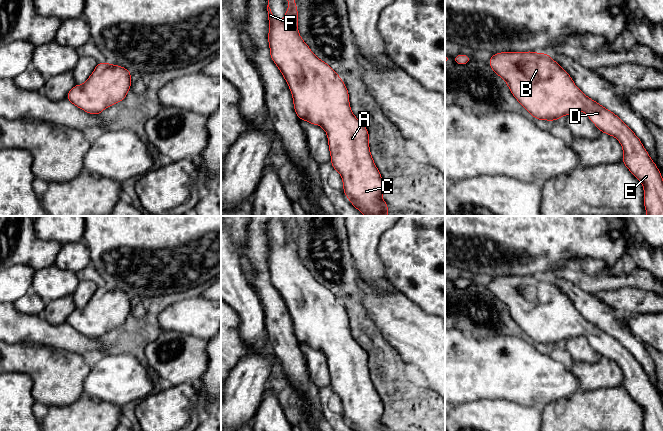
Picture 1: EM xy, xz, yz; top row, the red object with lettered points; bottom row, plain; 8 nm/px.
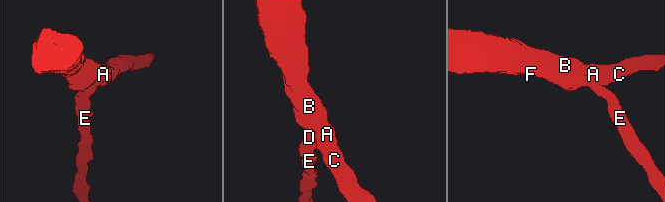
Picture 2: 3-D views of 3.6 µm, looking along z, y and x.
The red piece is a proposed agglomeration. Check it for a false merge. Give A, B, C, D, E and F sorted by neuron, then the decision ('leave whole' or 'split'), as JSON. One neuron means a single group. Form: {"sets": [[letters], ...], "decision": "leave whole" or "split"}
{"sets": [["A", "B", "C", "D", "E", "F"]], "decision": "leave whole"}

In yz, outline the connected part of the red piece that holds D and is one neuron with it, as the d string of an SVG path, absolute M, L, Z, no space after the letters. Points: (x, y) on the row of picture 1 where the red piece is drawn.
M527 51L501 52L489 59L491 69L502 77L513 96L536 119L556 121L561 116L583 111L600 132L614 136L623 147L622 162L642 183L647 216L663 216L663 179L641 140L610 110L588 98L573 82L571 76L546 53Z

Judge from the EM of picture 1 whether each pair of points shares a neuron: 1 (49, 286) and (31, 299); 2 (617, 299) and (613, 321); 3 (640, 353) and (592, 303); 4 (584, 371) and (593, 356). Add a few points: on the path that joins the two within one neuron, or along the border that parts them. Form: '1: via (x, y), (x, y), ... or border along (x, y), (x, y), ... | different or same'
1: border along (31, 290), (46, 303) | different
2: border along (596, 298), (623, 316) | different
3: via (629, 341), (603, 315) | same
4: border along (601, 356), (595, 362), (575, 362), (573, 360) | different

